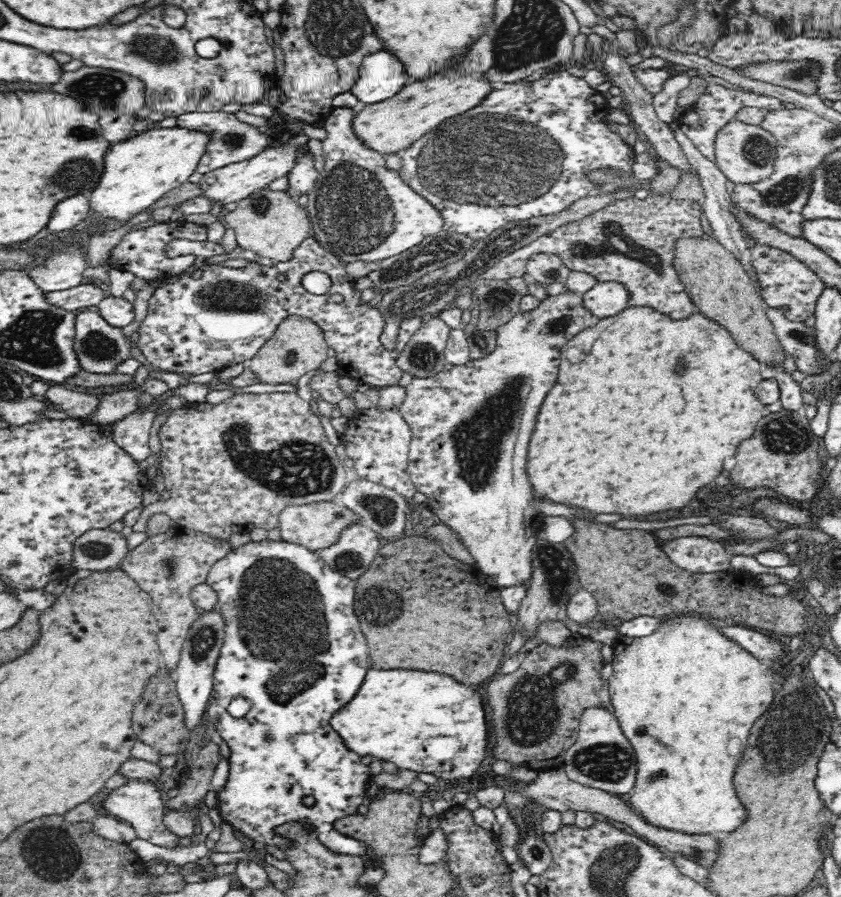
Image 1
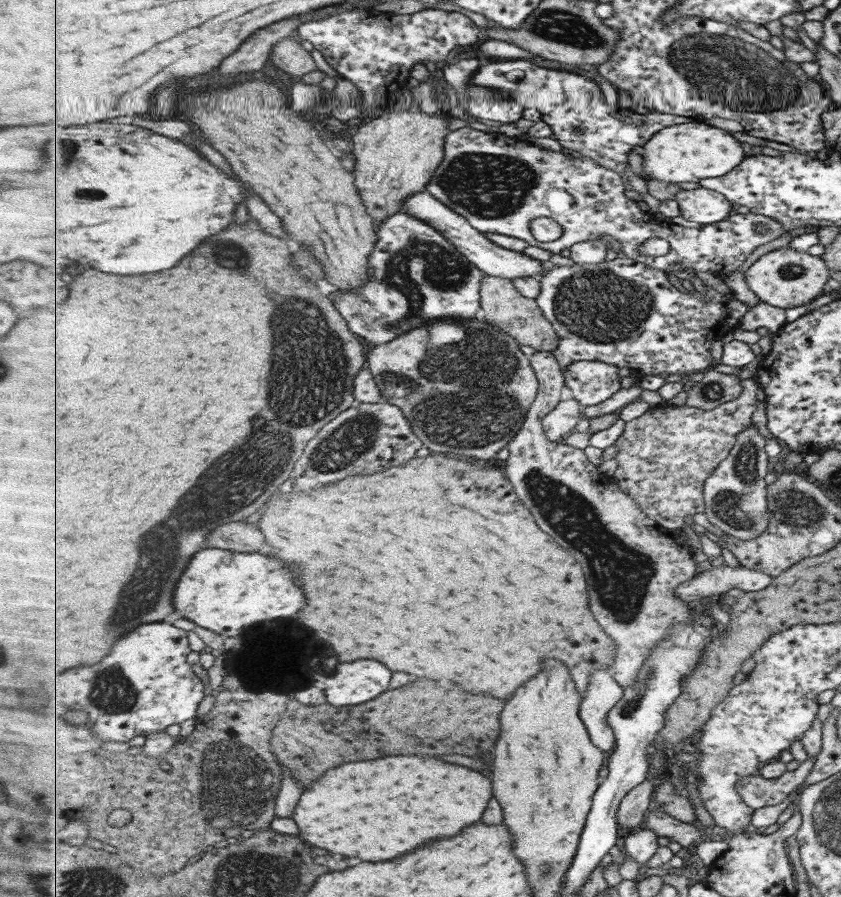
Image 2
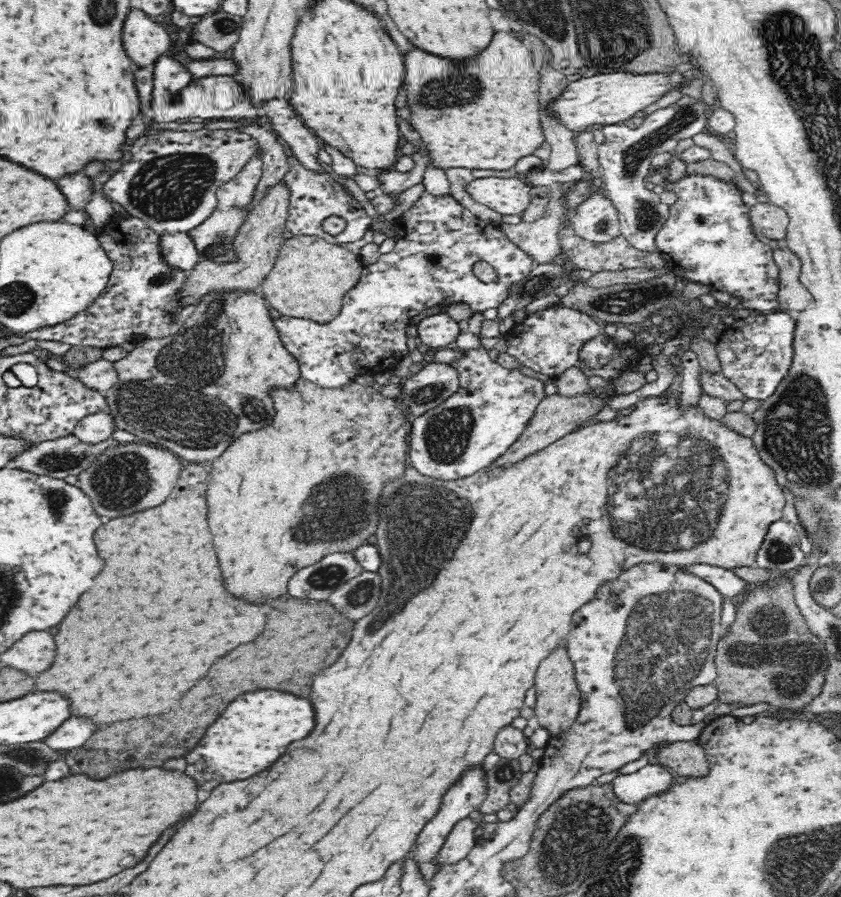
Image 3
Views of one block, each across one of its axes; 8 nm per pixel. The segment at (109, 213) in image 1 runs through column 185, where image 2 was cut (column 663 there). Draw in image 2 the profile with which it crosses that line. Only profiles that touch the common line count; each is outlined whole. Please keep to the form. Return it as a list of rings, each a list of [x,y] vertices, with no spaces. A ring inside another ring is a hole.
[[[697,119],[669,126],[642,146],[645,160],[641,173],[644,181],[657,180],[669,184],[679,182],[702,182],[705,178],[724,177],[745,160],[745,150],[731,132],[716,128]]]

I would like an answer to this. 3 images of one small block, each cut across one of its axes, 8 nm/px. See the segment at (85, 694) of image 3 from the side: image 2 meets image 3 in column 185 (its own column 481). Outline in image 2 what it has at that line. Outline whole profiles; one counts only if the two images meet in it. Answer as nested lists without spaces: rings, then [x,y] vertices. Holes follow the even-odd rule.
[[[432,452],[425,458],[415,458],[404,466],[387,468],[377,474],[349,476],[323,490],[292,492],[293,494],[279,492],[279,500],[269,502],[259,526],[267,536],[267,544],[271,544],[271,554],[297,562],[305,570],[301,582],[305,584],[305,592],[309,594],[309,610],[301,612],[299,618],[303,624],[317,630],[321,638],[333,644],[341,662],[377,658],[379,662],[385,662],[393,672],[409,672],[419,678],[431,678],[433,670],[433,678],[439,682],[455,682],[467,692],[491,694],[503,700],[511,700],[517,688],[543,672],[543,662],[549,658],[557,658],[567,664],[581,696],[587,696],[593,670],[614,668],[617,643],[603,630],[603,626],[595,620],[591,612],[589,584],[587,576],[583,574],[581,562],[577,562],[571,552],[561,548],[555,538],[551,540],[551,536],[535,524],[533,514],[521,504],[522,500],[516,488],[501,467],[484,468],[480,463],[469,464],[456,460],[453,456]]]

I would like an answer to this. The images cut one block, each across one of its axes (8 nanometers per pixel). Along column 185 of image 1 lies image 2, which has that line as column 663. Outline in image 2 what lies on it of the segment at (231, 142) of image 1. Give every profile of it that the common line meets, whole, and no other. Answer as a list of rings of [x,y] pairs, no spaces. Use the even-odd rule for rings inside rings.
[[[498,59],[483,65],[471,79],[470,86],[493,88],[502,95],[511,97],[523,108],[535,108],[542,119],[553,127],[553,138],[564,148],[579,152],[593,158],[595,162],[624,174],[625,166],[629,165],[631,149],[642,147],[659,131],[675,124],[683,124],[697,118],[662,114],[656,111],[646,115],[636,114],[631,109],[616,109],[607,104],[599,84],[587,75],[580,75],[565,68],[547,69],[537,66],[534,60]]]

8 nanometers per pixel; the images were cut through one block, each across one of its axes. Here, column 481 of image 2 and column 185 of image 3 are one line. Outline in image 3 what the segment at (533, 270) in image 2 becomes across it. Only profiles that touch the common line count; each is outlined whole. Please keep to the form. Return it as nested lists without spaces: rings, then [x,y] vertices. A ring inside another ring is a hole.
[[[186,231],[161,236],[161,253],[167,264],[191,271],[200,261],[193,238]]]

